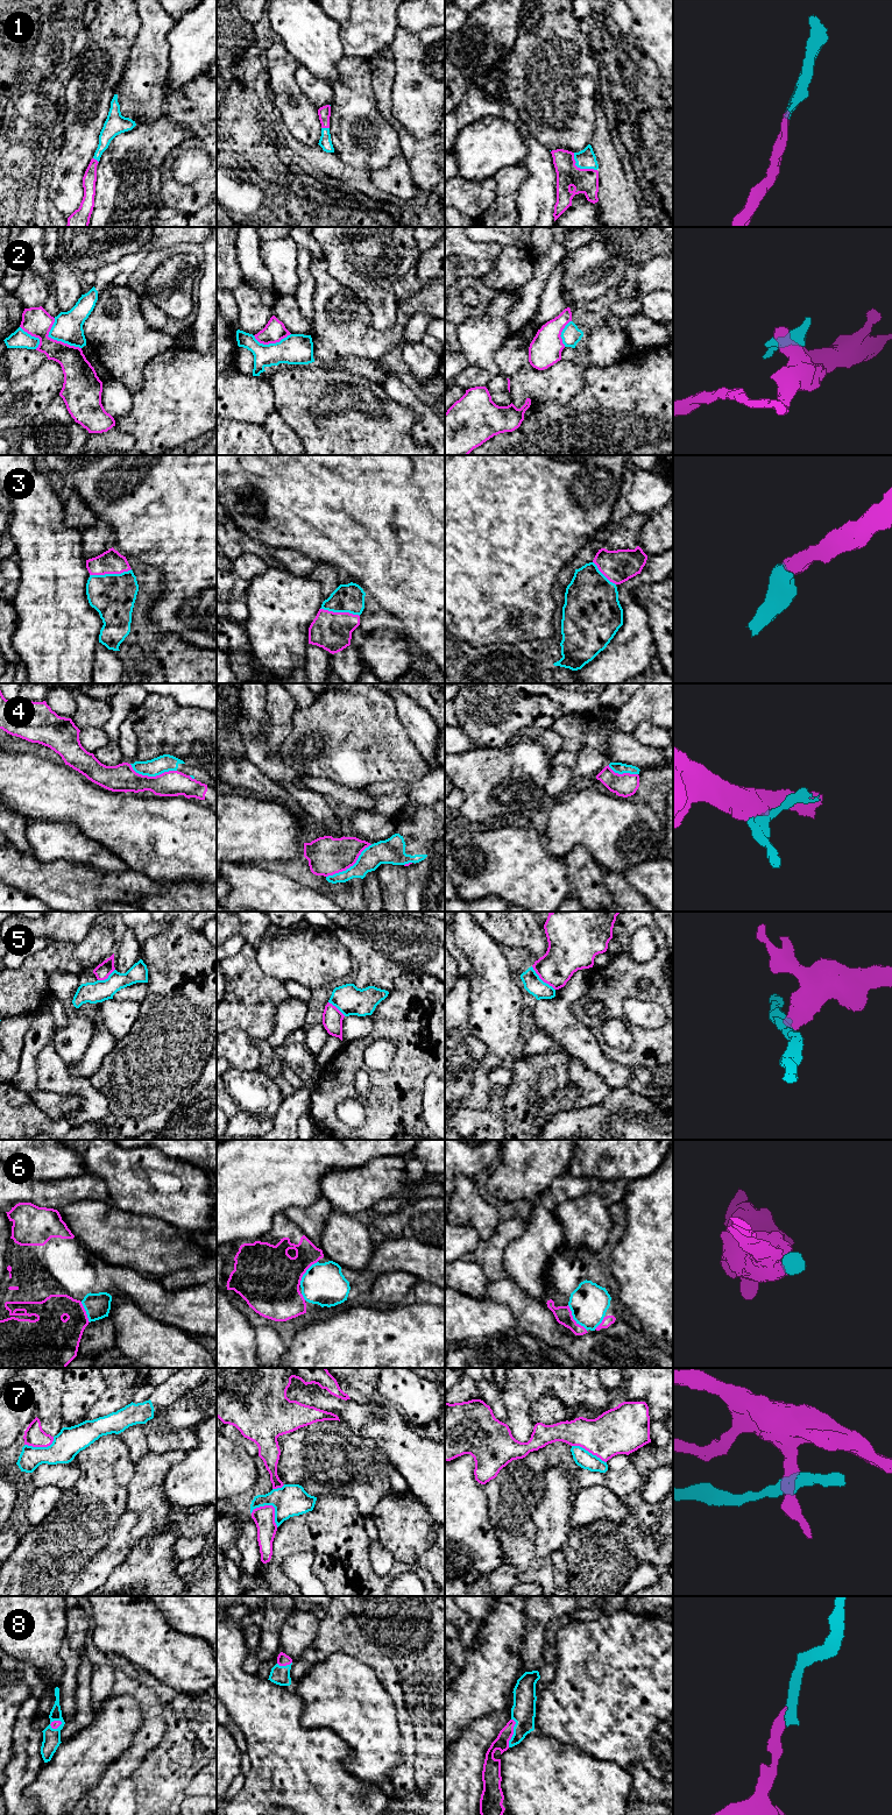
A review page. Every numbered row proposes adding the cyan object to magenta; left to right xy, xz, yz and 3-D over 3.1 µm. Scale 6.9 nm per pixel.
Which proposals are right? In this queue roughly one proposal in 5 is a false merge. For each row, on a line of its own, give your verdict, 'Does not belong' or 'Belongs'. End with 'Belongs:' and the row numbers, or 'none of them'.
1: Belongs
2: Does not belong
3: Belongs
4: Does not belong
5: Does not belong
6: Belongs
7: Does not belong
8: Belongs
Belongs: 1, 3, 6, 8

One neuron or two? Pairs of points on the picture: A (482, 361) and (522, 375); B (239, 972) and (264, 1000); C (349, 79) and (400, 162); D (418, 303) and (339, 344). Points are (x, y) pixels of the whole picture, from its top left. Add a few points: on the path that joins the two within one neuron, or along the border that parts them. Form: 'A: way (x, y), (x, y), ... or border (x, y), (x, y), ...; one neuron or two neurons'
A: border (505, 340), (495, 354), (495, 362), (507, 377); two neurons
B: way (245, 979), (257, 993); one neuron
C: border (401, 153), (384, 168), (373, 171); two neurons
D: way (400, 324), (384, 341), (360, 341); one neuron

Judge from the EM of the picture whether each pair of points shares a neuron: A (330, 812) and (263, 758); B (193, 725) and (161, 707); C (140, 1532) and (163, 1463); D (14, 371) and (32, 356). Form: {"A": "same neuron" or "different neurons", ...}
{"A": "same neuron", "B": "different neurons", "C": "same neuron", "D": "same neuron"}

